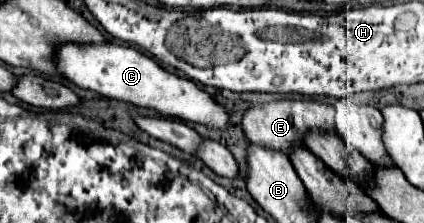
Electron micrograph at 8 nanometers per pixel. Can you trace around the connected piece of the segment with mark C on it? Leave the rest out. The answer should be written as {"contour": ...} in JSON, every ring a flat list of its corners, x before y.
{"contour":[[105,43,105,45,63,45,57,51,59,71,83,89,91,89,103,97,131,103,135,107,153,109,161,117,181,119,185,123,199,123,207,129,225,131,229,127,229,111,219,105,209,93,199,89,191,79,169,73,157,65,151,57,139,53,133,47]]}

